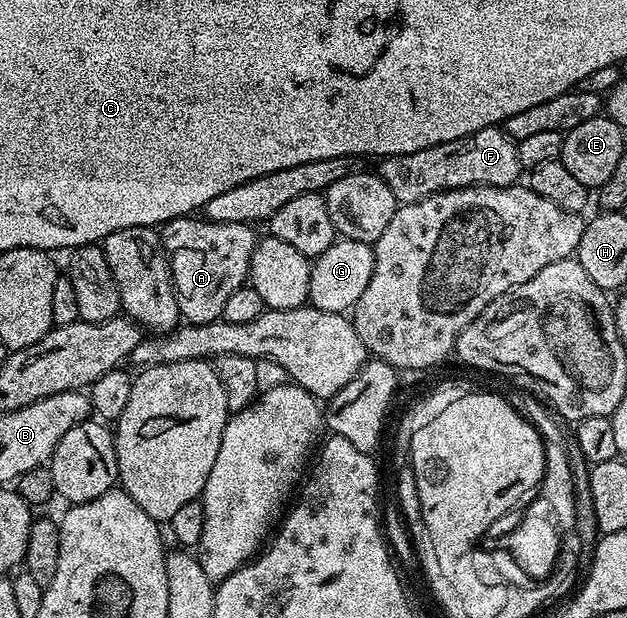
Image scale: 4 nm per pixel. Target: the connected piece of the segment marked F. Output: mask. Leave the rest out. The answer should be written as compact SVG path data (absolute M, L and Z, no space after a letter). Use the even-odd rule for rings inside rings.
M499 126L487 127L458 141L439 143L430 149L418 149L418 153L381 158L378 174L382 181L386 181L386 185L390 185L390 193L394 193L397 204L400 205L422 201L439 191L457 191L463 187L511 187L519 180L516 178L522 175L516 144L517 140L509 137Z

